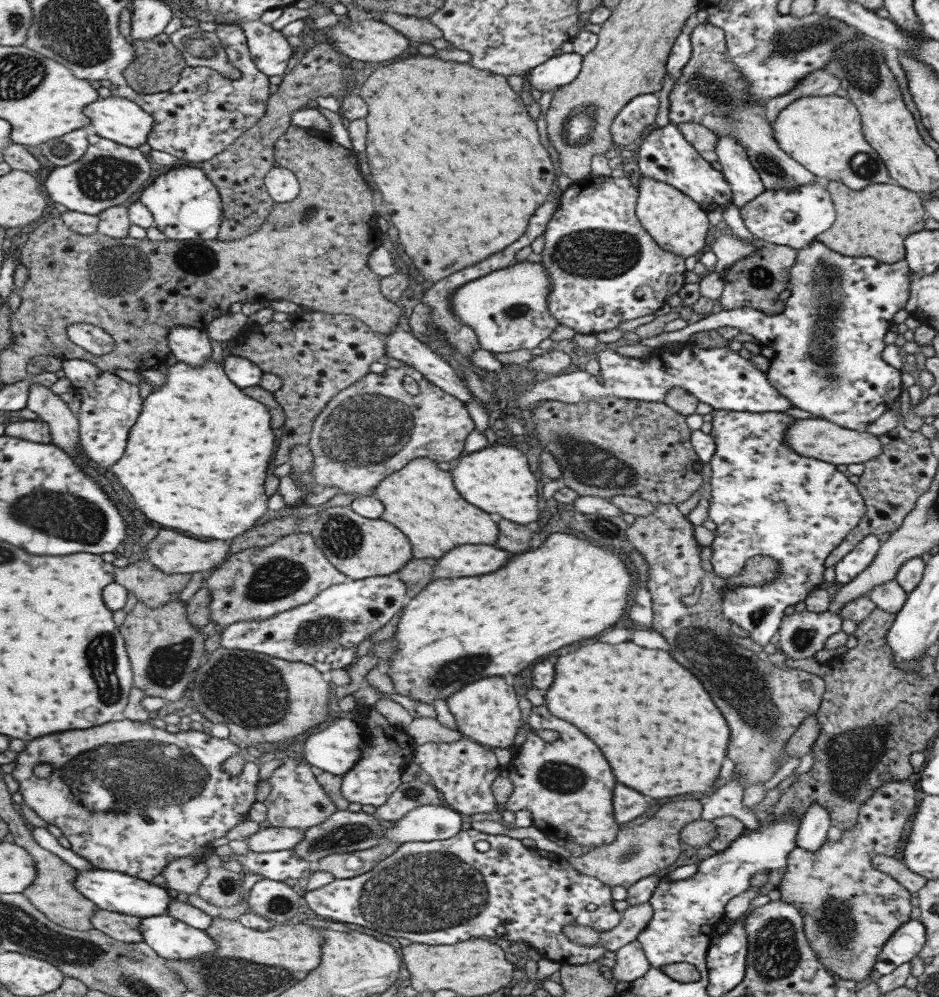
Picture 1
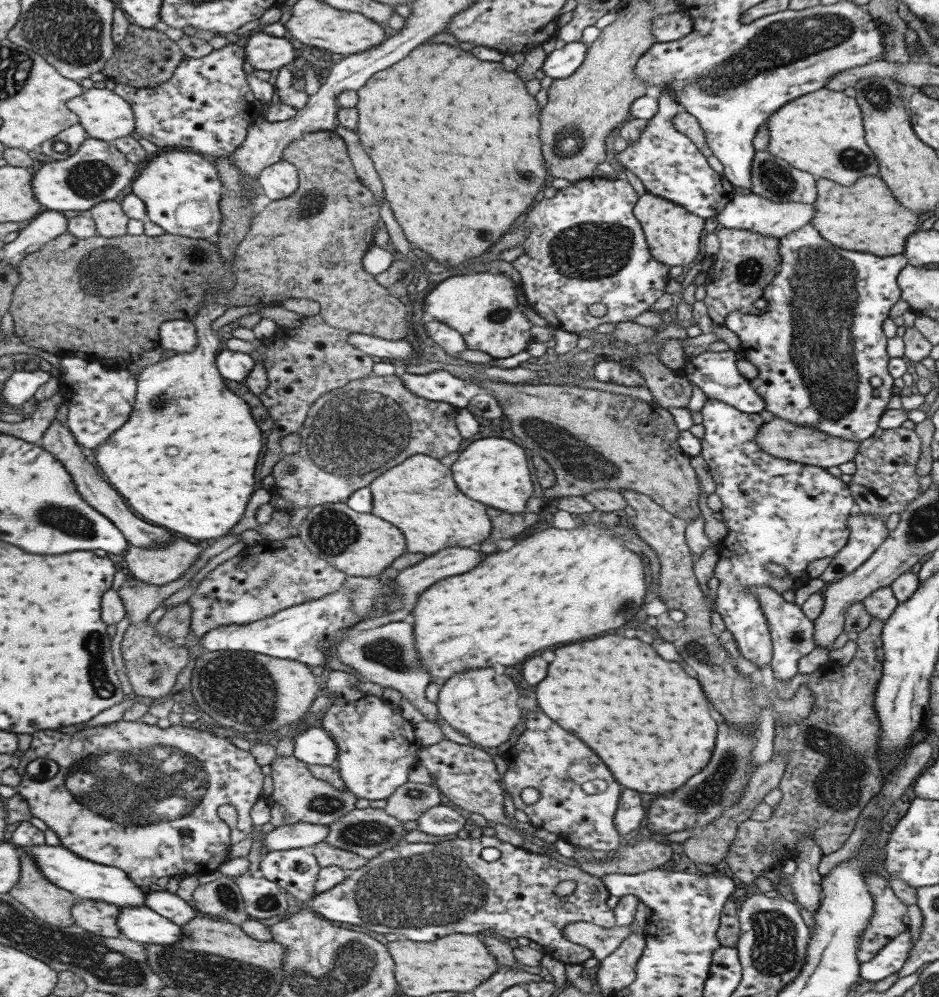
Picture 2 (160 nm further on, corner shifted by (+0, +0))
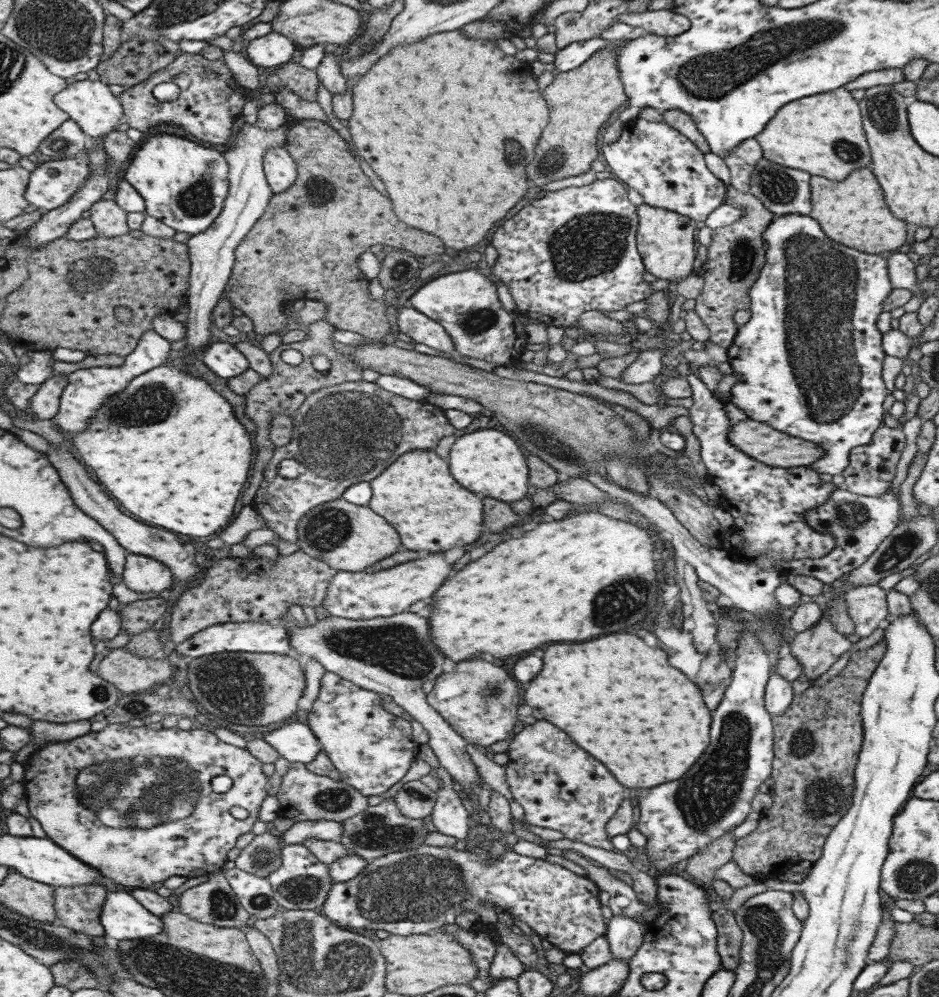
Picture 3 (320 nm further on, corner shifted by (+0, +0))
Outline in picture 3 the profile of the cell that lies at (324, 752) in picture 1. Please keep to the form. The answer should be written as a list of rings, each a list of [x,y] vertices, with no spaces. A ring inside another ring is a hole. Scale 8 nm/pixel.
[[[297,722],[285,724],[258,737],[267,742],[271,748],[275,748],[278,757],[289,761],[290,764],[295,762],[308,764],[321,752],[319,741],[311,730]]]

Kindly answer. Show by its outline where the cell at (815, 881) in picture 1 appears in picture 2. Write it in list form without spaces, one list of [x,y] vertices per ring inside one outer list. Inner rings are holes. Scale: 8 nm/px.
[[[864,871],[864,879],[873,899],[874,913],[857,945],[856,957],[859,964],[871,960],[881,947],[906,930],[901,917],[907,914],[907,906],[895,897],[884,877]]]

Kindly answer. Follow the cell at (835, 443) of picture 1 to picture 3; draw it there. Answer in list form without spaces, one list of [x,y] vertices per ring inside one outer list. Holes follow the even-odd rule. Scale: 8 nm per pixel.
[[[751,419],[733,422],[729,427],[727,436],[728,441],[743,454],[749,455],[757,462],[762,462],[767,466],[773,466],[779,469],[807,467],[813,464],[819,457],[822,457],[824,453],[822,448],[819,448],[812,442],[783,434],[781,431],[767,426],[765,422],[757,422]]]

